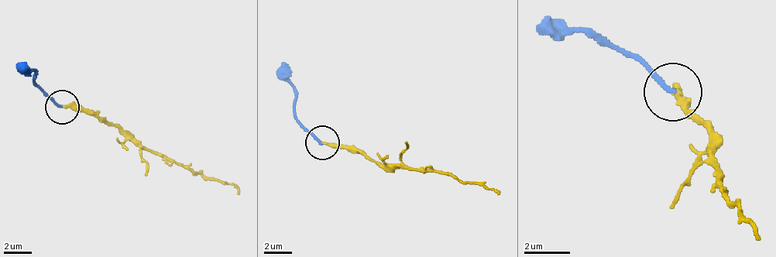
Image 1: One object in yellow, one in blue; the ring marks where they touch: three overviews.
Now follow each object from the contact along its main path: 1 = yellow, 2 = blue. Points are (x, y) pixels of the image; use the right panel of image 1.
1: (671, 94), (712, 134), (717, 180), (758, 238)
2: (671, 94), (625, 47), (567, 29), (537, 29)

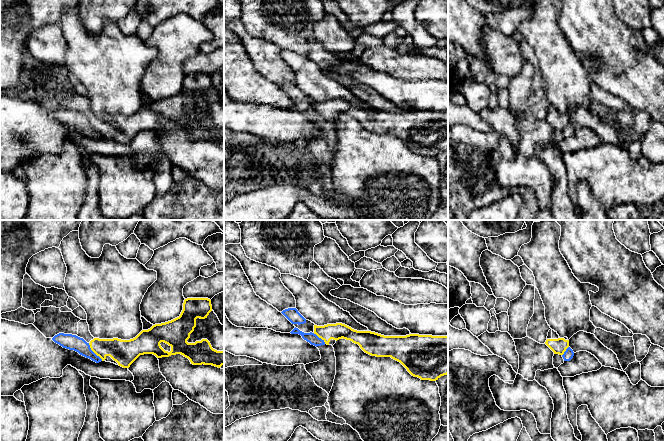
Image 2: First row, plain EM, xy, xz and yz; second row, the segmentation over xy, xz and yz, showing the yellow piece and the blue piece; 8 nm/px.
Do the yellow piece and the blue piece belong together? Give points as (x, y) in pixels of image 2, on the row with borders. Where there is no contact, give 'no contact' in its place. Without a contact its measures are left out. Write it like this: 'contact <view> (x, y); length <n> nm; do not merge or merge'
contact xy (94, 352); length 180 nm; do not merge

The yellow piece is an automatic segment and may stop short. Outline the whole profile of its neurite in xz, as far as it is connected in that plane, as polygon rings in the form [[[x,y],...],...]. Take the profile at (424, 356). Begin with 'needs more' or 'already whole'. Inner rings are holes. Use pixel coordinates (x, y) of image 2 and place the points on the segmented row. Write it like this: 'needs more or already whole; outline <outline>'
already whole; outline [[[342,323],[314,325],[314,334],[327,345],[331,339],[343,338],[358,344],[371,356],[391,357],[421,380],[436,381],[448,374],[448,336],[384,336],[371,331],[357,331]]]

